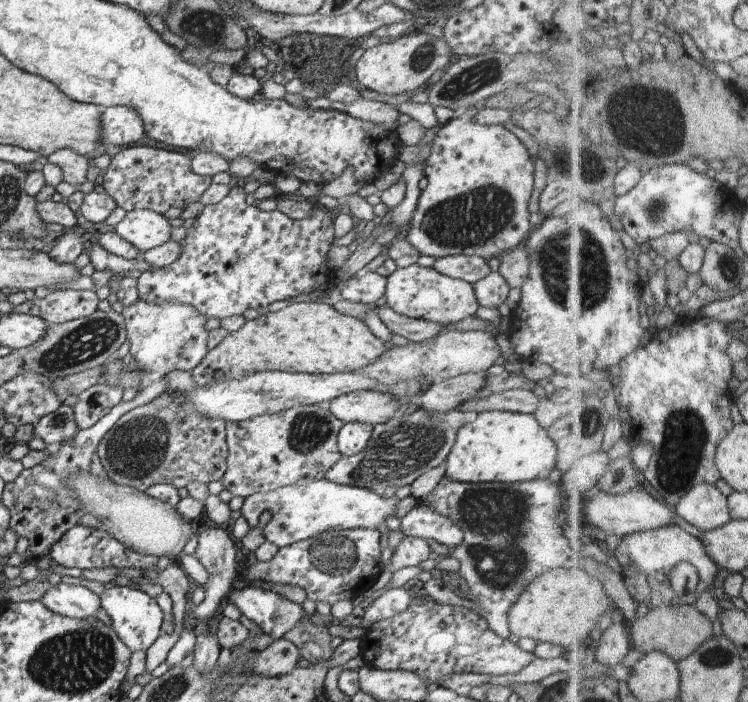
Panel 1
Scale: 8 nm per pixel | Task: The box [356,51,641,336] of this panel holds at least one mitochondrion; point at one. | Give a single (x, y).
(574, 267)

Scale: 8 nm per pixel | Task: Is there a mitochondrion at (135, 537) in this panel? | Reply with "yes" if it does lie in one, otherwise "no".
no

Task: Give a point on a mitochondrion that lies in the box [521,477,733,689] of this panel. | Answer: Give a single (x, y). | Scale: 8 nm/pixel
(716, 657)

